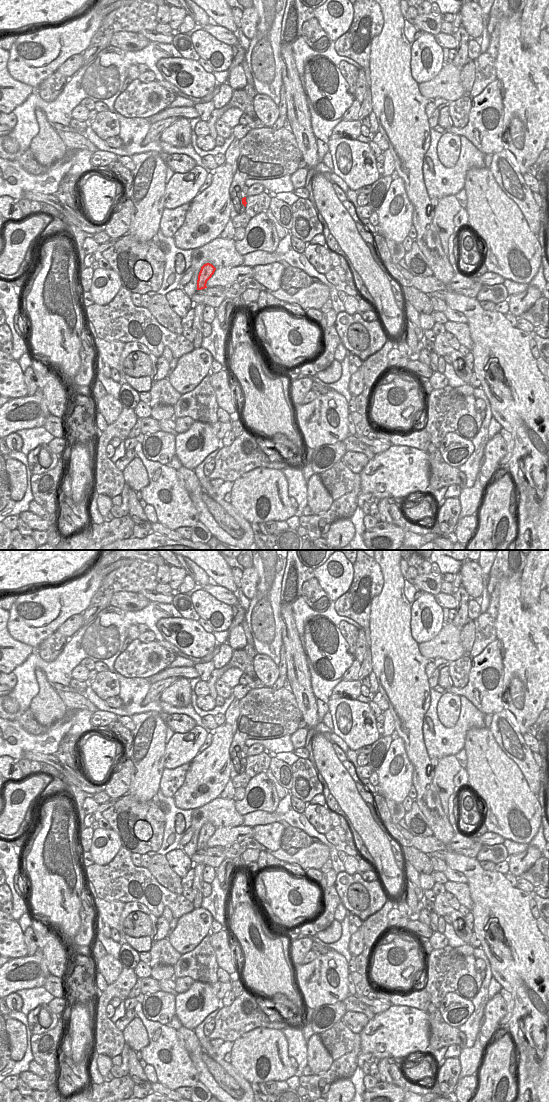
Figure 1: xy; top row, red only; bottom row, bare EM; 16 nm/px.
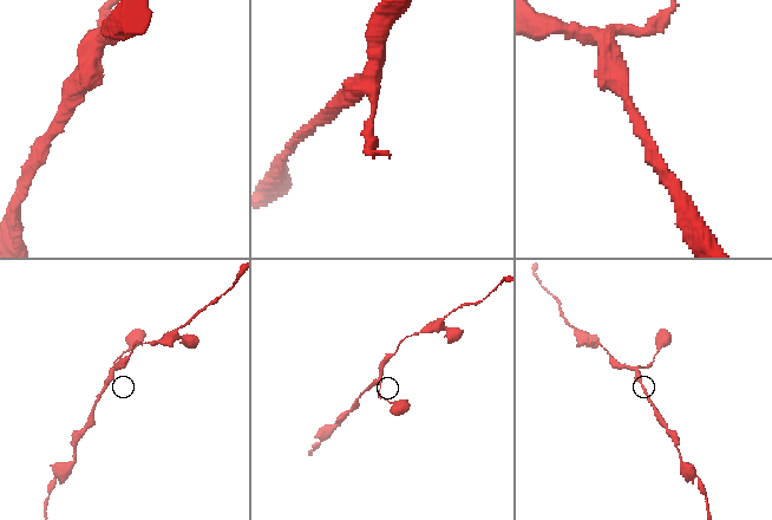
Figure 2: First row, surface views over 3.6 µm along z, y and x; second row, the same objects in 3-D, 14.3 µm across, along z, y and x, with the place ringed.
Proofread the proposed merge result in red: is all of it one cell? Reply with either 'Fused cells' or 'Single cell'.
Single cell

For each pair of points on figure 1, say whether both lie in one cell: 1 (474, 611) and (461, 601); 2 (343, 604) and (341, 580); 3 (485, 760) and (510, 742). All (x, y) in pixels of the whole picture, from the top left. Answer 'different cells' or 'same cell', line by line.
1: different cells
2: different cells
3: different cells

